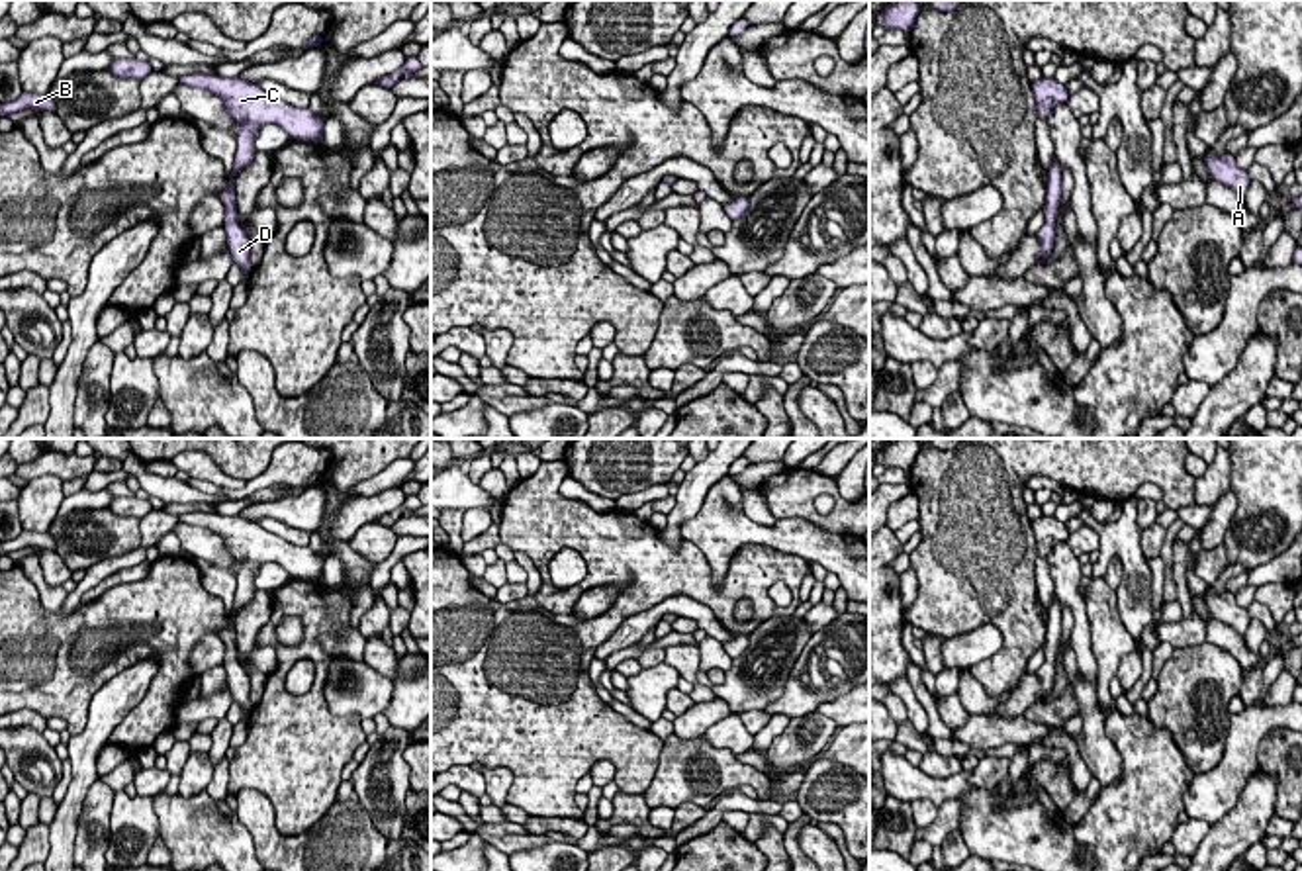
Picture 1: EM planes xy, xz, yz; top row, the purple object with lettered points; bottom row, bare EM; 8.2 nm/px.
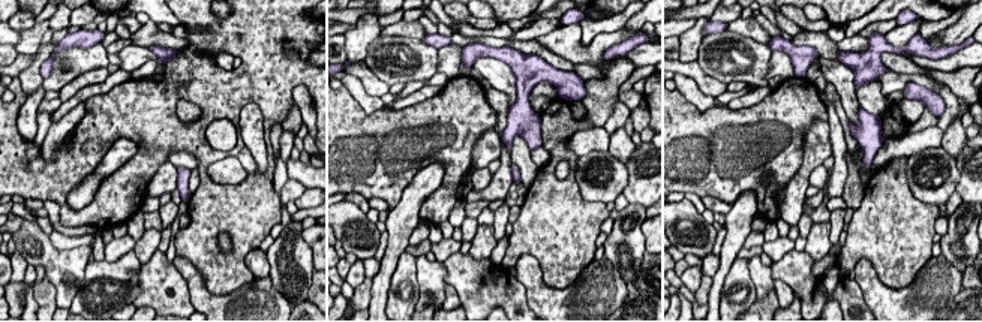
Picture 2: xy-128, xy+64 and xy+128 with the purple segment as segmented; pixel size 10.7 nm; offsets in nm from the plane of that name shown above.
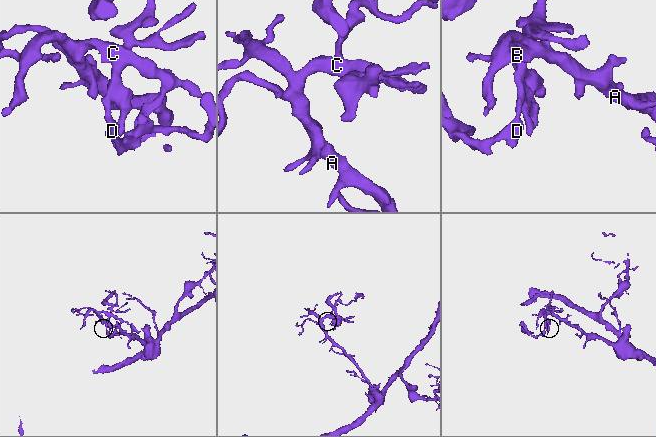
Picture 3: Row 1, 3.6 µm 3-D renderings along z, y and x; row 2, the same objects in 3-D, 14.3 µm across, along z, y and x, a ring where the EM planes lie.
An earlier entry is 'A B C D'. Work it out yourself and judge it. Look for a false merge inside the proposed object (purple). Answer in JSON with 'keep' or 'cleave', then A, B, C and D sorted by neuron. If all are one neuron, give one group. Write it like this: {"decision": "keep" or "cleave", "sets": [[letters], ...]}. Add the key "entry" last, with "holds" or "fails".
{"decision": "keep", "sets": [["A", "B", "C", "D"]], "entry": "holds"}

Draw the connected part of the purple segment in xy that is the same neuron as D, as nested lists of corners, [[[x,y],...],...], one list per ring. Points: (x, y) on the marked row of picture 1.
[[[192,72],[178,76],[178,84],[209,90],[223,102],[225,112],[243,125],[237,137],[237,153],[233,170],[229,174],[229,184],[221,192],[219,200],[225,206],[223,229],[227,233],[231,258],[247,274],[251,274],[251,241],[239,225],[233,176],[255,159],[255,133],[262,125],[276,123],[296,141],[323,143],[325,119],[321,119],[309,108],[294,108],[284,100],[264,92],[258,84],[241,80],[237,76]]]

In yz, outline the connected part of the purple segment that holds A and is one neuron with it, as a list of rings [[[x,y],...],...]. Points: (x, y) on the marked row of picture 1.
[[[1230,153],[1224,155],[1204,155],[1204,164],[1214,180],[1232,188],[1239,198],[1245,196],[1249,188],[1249,174],[1241,170],[1235,162],[1235,157]]]

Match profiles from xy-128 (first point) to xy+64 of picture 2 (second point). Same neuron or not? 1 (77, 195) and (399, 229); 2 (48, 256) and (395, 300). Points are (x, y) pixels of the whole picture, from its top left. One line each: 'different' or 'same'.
1: same
2: same

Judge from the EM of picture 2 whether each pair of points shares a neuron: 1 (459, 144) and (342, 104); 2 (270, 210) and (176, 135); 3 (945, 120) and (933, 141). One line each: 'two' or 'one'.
1: one
2: one
3: two

